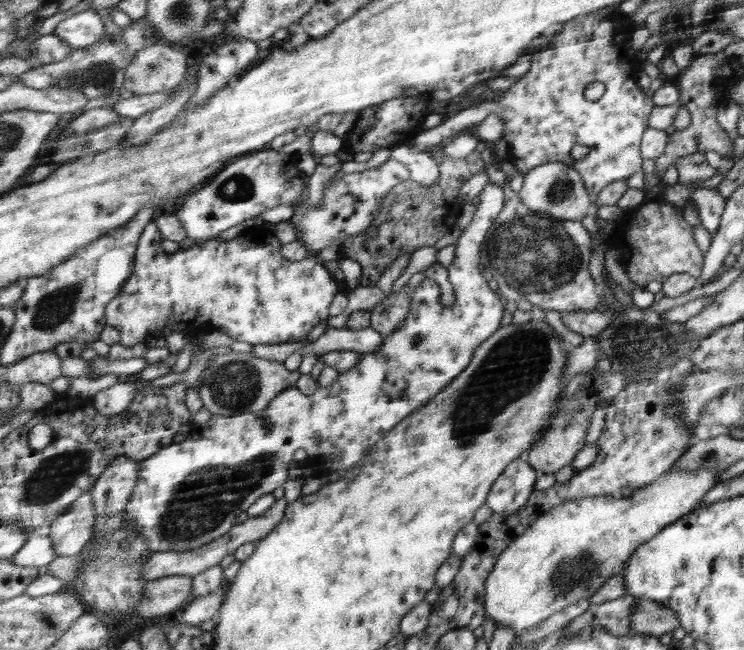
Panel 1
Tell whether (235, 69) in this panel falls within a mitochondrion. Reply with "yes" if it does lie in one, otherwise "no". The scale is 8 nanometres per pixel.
no

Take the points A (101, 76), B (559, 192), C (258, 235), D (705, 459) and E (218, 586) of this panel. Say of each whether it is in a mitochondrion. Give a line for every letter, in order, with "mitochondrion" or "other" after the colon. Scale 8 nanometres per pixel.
A: mitochondrion
B: mitochondrion
C: other
D: mitochondrion
E: other

